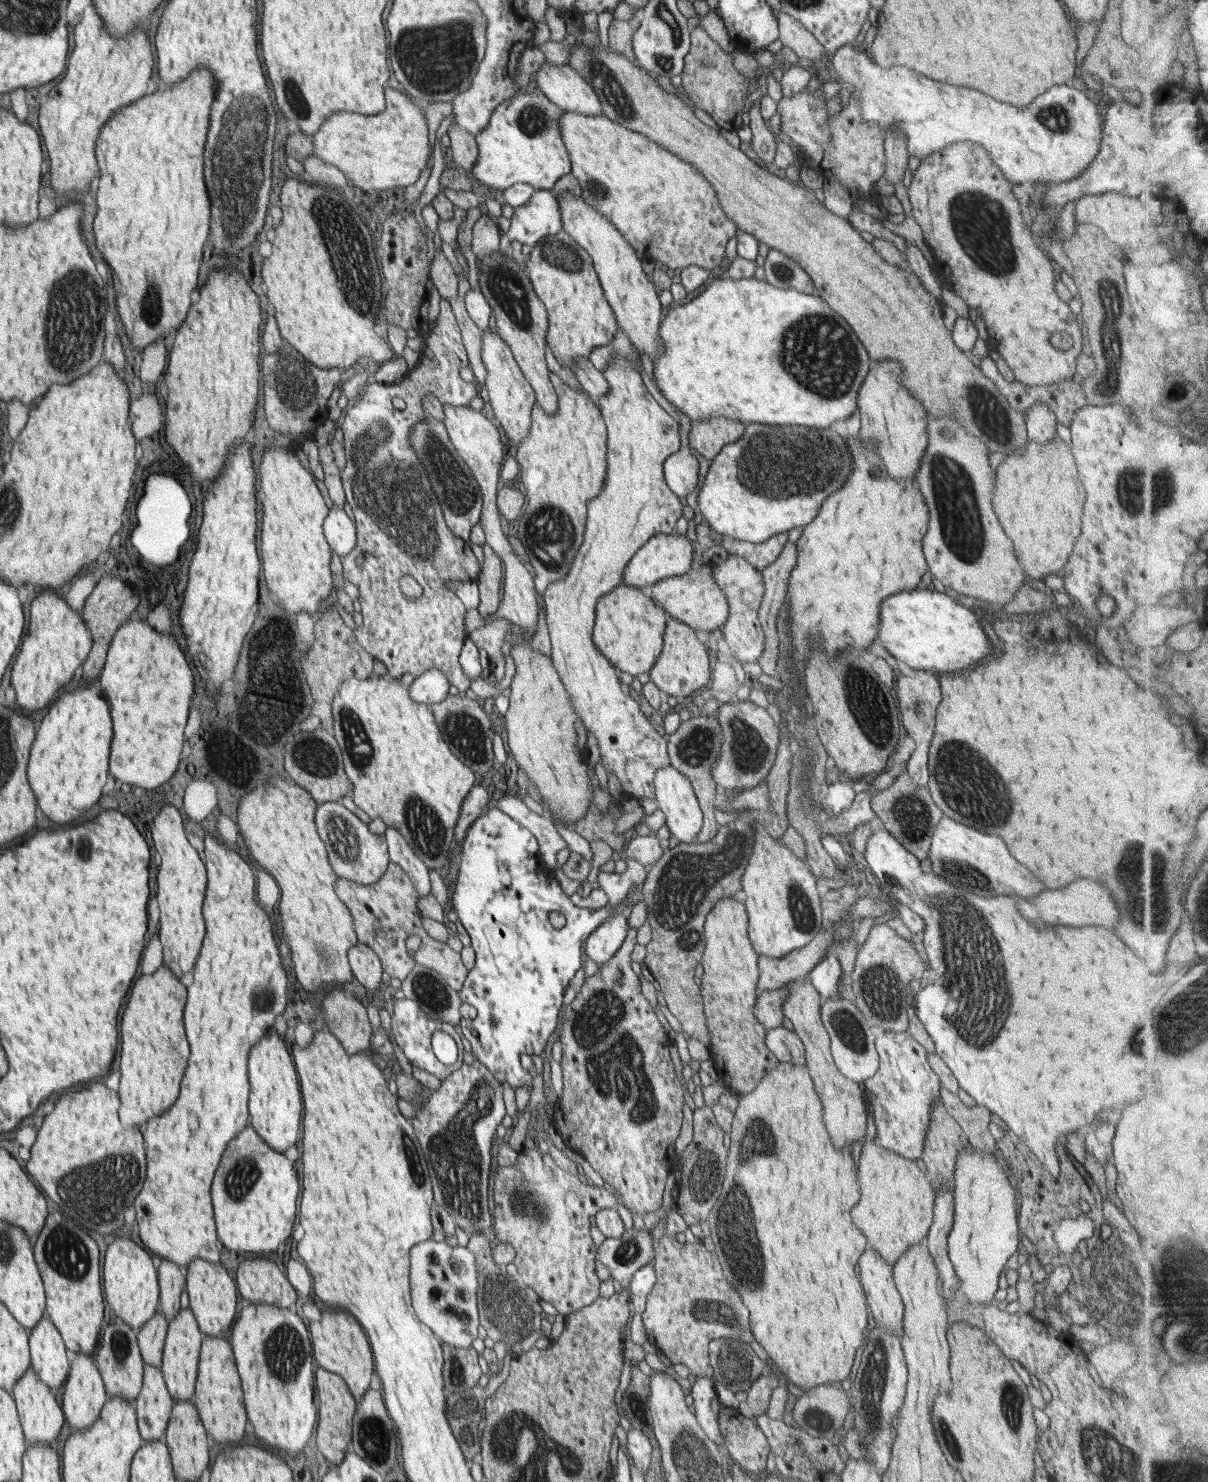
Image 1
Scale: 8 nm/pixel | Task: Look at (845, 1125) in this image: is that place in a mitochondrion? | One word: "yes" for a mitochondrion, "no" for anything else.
no

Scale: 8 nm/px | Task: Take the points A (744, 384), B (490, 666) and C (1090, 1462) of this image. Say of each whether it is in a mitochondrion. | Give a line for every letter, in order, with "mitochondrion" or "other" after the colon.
A: other
B: other
C: mitochondrion

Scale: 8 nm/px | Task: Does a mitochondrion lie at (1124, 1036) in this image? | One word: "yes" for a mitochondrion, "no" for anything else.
yes

